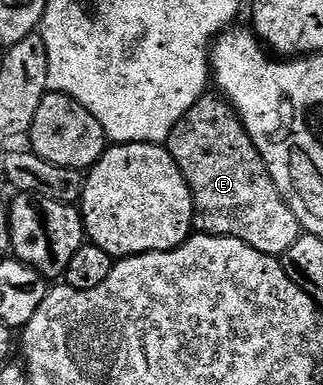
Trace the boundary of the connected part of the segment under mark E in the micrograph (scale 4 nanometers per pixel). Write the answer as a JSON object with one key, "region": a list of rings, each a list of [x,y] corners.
{"region":[[[203,95],[185,114],[185,118],[177,122],[173,134],[167,139],[165,145],[167,151],[177,162],[191,191],[191,197],[195,203],[194,231],[204,236],[228,236],[253,246],[253,250],[261,254],[281,258],[289,250],[289,246],[297,242],[301,234],[299,220],[277,190],[257,146],[253,146],[234,108],[222,95],[211,95]]]}

